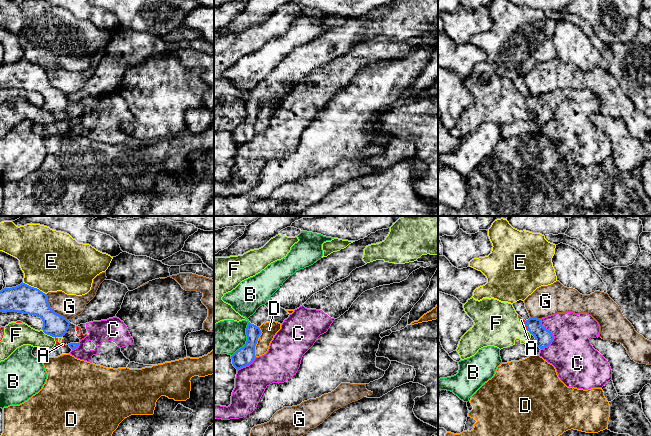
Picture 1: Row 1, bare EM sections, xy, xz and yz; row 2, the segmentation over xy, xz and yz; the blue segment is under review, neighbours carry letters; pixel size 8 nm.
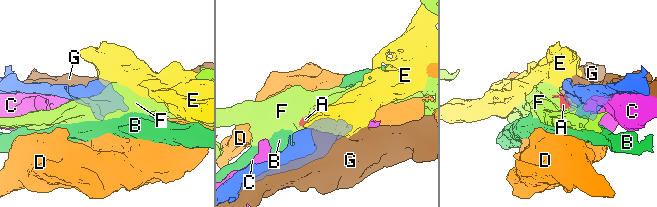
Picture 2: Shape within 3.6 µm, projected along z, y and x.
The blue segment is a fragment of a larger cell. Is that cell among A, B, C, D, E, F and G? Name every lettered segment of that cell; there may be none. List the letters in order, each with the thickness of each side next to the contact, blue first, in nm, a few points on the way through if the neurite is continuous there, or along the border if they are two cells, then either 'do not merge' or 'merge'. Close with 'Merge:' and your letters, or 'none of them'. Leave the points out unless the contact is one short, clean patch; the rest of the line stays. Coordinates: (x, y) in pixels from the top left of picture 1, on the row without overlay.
A: calibres 140 and 40 nm; border yz (524, 97), (528, 106); do not merge
B: calibres 150 and 280 nm; do not merge
C: calibres 140 and 360 nm; do not merge
D: calibres 150 and 130 nm; border xz (259, 103), (261, 108), (255, 122), (255, 132); do not merge
E: calibres 220 and 480 nm; border xy (22, 58), (38, 64), (45, 70); do not merge
F: calibres 190 and 190 nm; border xy (42, 105), (45, 109), (54, 113); do not merge
G: calibres 220 and 190 nm; do not merge
Merge: none of them

